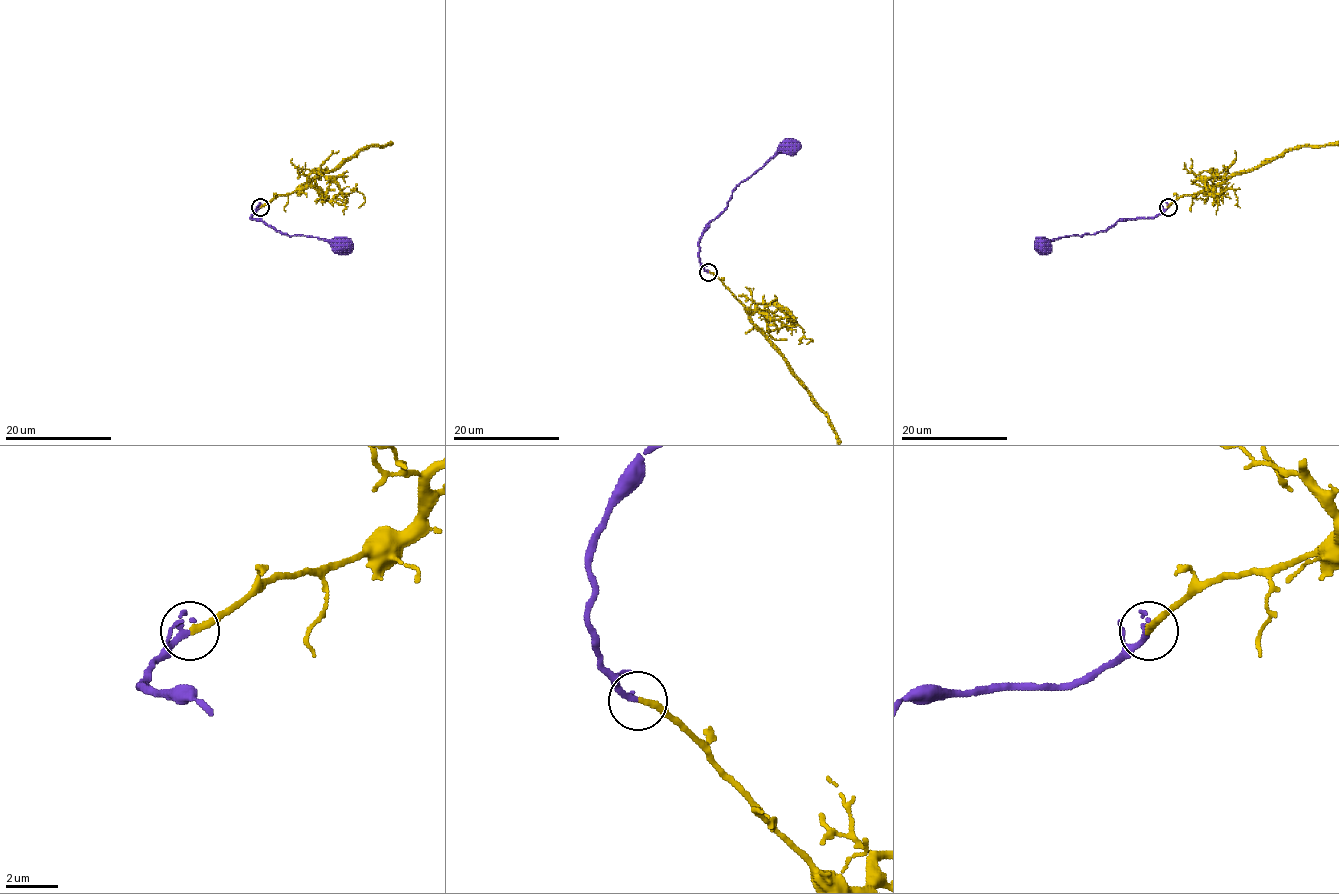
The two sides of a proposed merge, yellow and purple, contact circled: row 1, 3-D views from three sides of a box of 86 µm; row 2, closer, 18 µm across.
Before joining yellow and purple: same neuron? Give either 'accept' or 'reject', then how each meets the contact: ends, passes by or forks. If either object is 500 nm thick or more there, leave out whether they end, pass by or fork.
accept; yellow ends there; purple passes by

